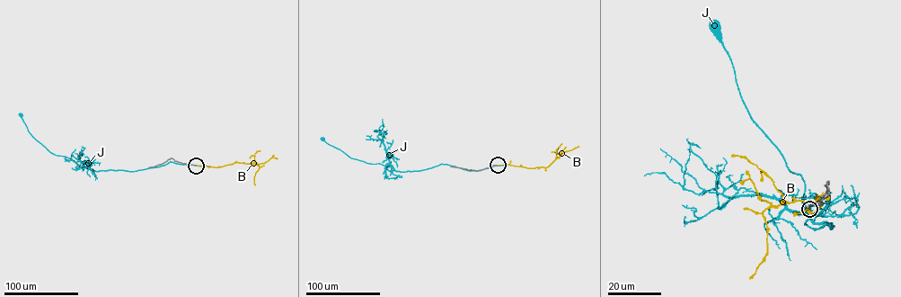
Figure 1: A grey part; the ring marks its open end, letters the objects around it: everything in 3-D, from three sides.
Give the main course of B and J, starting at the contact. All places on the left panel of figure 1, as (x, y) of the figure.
B: (196, 166), (255, 164), (259, 167), (254, 176), (255, 185)
J: (195, 165), (169, 162), (131, 171), (95, 171), (82, 167), (70, 158), (50, 152), (31, 135), (21, 115)

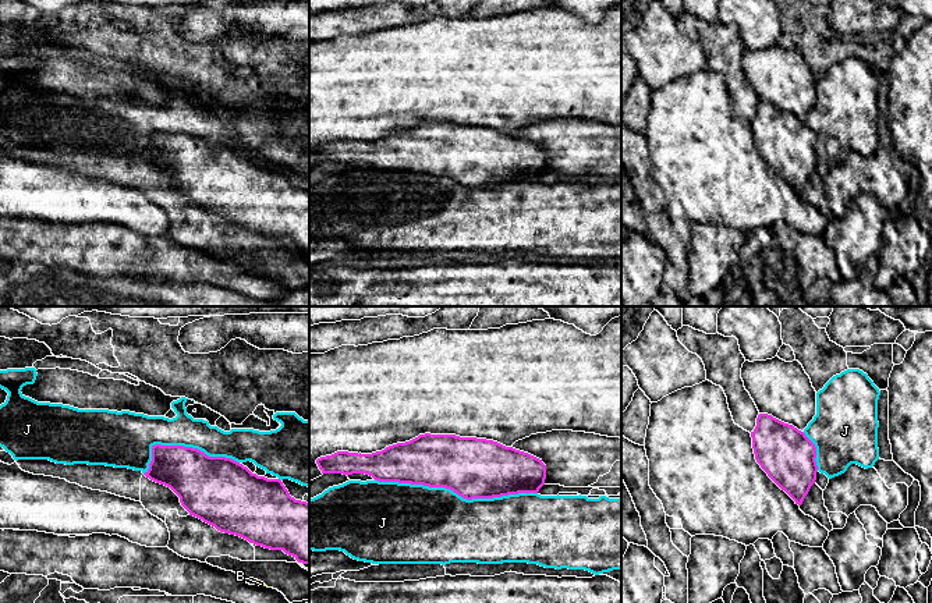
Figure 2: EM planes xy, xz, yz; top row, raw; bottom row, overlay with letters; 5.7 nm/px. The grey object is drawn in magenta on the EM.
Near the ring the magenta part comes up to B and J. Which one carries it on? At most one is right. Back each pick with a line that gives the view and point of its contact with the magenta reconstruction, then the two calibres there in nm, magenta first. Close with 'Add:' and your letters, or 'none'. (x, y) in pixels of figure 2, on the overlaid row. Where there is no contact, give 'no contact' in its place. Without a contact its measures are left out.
Add: none

